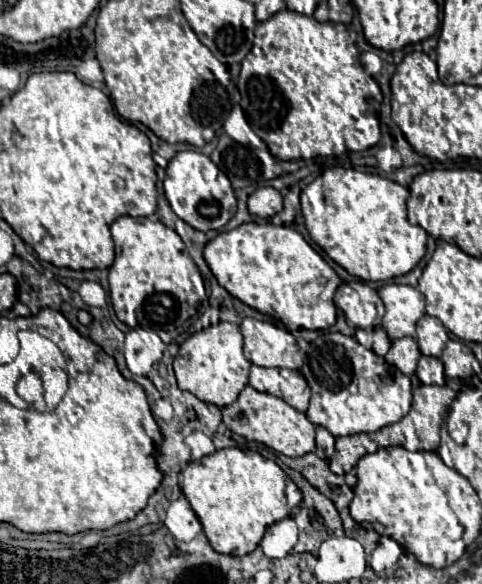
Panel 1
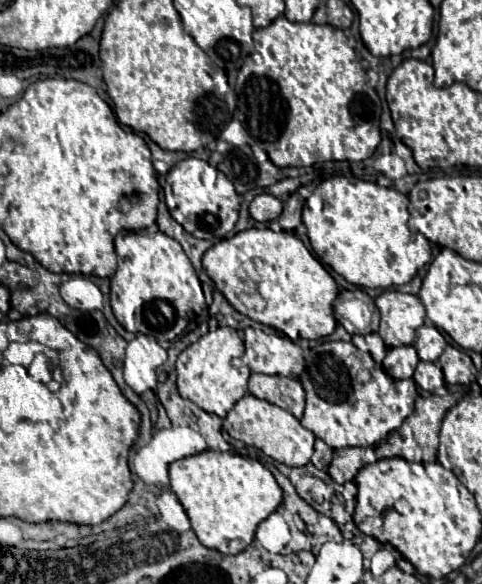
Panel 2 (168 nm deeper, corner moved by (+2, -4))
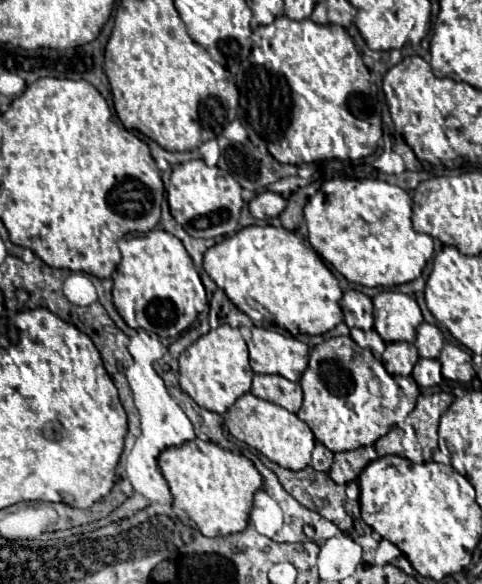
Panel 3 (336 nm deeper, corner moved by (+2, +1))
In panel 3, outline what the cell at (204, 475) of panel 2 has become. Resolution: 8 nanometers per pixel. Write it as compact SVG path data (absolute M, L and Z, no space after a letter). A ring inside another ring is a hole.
M193 438L181 446L165 448L159 454L157 464L169 484L173 508L185 510L203 536L227 536L241 532L247 526L253 496L263 488L263 478L251 460L213 442Z

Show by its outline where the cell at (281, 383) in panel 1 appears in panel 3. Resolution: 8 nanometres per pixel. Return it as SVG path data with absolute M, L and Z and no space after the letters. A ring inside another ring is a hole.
M255 374L251 394L261 400L283 406L289 412L297 412L303 402L301 386L283 376L277 376L277 374L273 374L273 376L271 374Z

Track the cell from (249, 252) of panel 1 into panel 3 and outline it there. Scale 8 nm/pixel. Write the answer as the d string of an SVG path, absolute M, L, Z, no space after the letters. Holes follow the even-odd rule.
M247 226L239 230L235 236L215 244L205 252L205 272L211 280L225 290L229 300L245 312L255 326L279 326L292 336L300 334L315 336L333 330L339 322L343 322L343 310L339 306L341 286L333 272L325 266L323 258L307 244L303 244L295 232L287 228L275 226Z

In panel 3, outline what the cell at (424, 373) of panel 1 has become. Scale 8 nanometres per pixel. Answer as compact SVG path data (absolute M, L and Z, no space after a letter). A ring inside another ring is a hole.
M421 358L415 368L413 368L413 378L421 388L429 388L435 386L443 380L441 376L441 364L439 360L429 360L429 358Z

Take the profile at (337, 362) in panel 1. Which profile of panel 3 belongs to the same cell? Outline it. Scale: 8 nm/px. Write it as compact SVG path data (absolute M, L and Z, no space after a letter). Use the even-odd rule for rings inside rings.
M349 336L329 338L323 344L315 346L311 350L309 366L301 378L303 388L303 406L297 412L297 416L307 422L307 426L313 430L315 438L325 444L331 452L347 452L361 446L375 444L381 436L385 436L393 426L401 424L405 416L415 408L419 386L411 376L391 376L379 360L371 354L371 350L365 350L357 346Z

